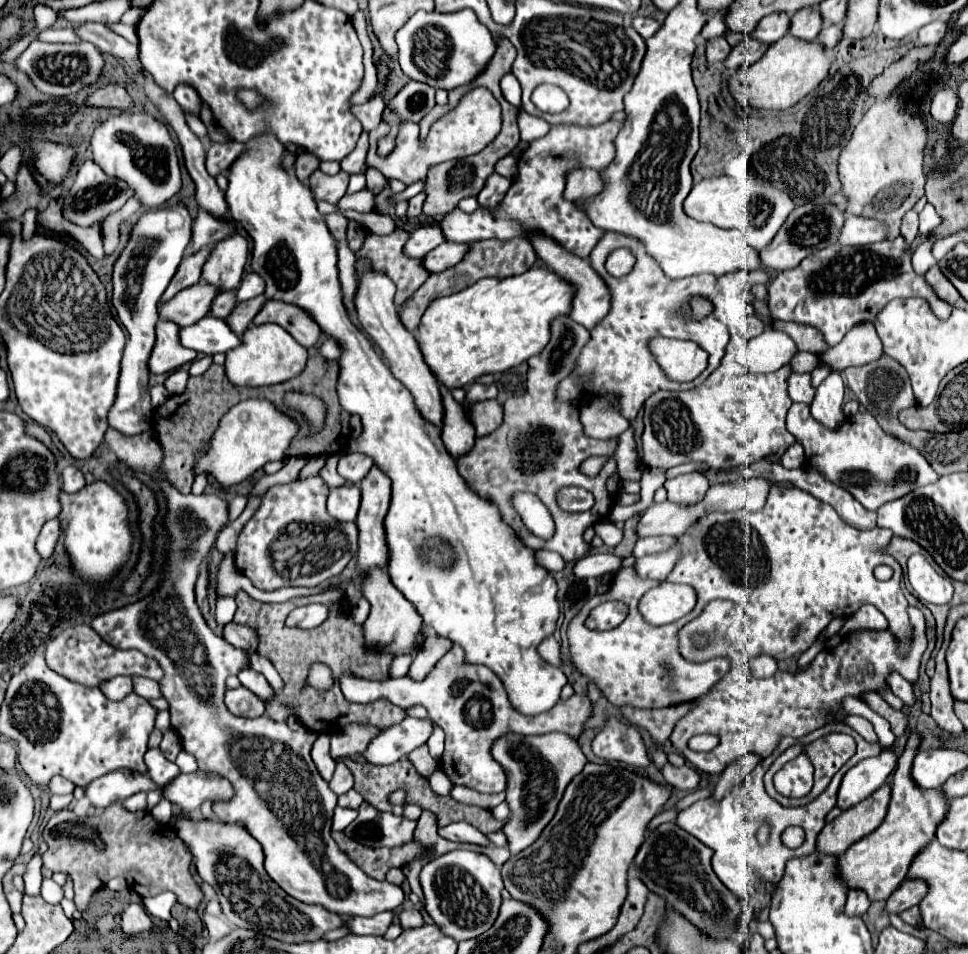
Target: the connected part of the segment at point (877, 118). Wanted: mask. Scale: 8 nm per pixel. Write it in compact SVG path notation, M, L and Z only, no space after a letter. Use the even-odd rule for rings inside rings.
M894 95L876 101L840 151L838 179L842 183L842 193L848 199L846 213L878 219L886 225L884 239L898 237L904 213L924 195L926 175L922 163L926 145L928 133L922 119L904 113L900 97Z

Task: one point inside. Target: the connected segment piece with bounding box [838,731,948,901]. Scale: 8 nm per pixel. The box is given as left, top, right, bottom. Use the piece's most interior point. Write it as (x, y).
(877, 864)

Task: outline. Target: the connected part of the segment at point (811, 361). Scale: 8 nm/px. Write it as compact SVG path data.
M798 351L790 361L790 365L794 372L811 373L819 365L819 358L811 352Z

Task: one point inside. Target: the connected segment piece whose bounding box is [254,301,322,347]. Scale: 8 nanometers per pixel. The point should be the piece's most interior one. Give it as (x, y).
(298, 323)

